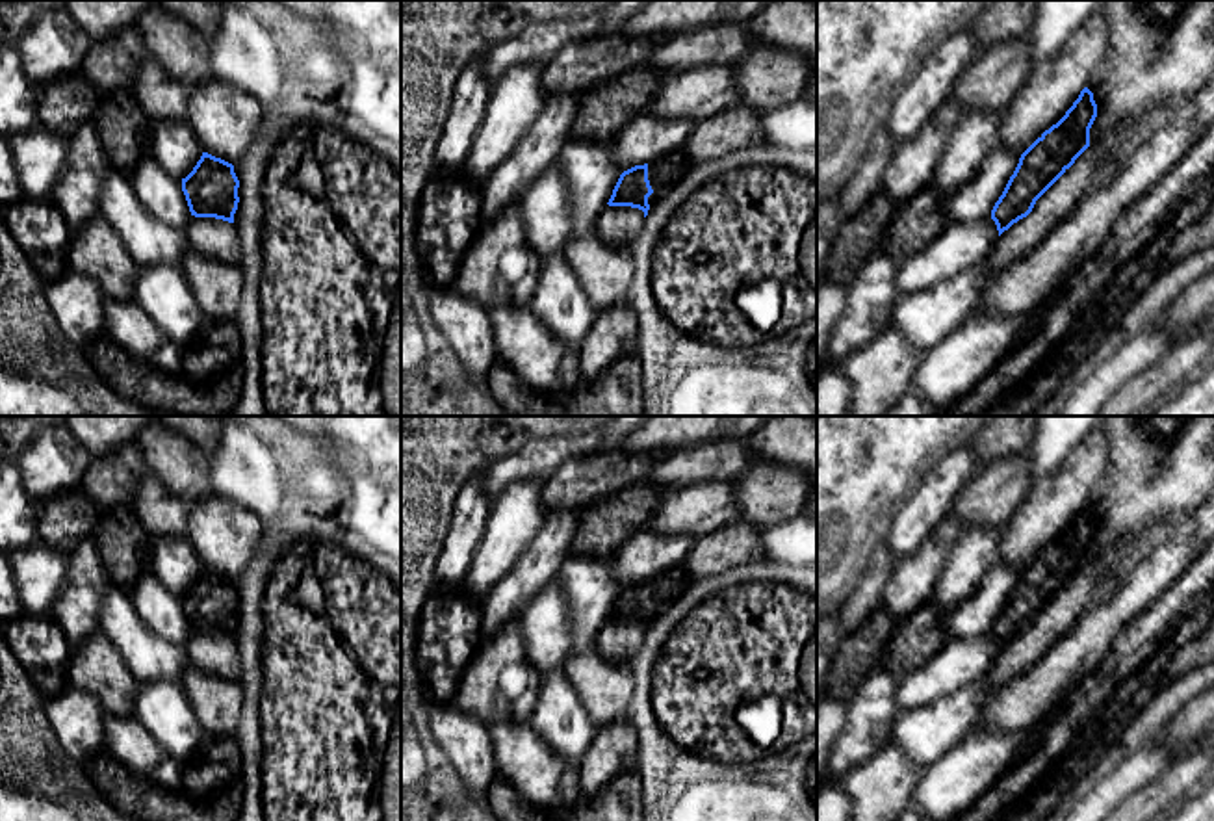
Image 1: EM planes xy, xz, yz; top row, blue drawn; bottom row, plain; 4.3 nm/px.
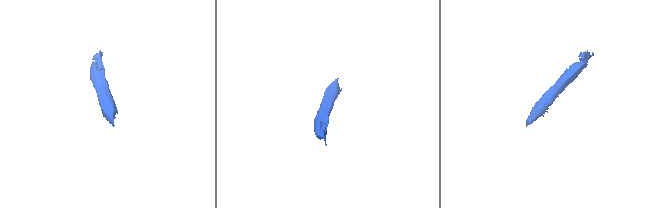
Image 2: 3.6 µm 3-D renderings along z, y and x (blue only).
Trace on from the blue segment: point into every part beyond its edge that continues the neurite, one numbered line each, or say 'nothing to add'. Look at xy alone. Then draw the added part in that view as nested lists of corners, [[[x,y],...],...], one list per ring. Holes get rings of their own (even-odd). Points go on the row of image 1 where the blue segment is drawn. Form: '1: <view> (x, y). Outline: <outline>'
nothing to add

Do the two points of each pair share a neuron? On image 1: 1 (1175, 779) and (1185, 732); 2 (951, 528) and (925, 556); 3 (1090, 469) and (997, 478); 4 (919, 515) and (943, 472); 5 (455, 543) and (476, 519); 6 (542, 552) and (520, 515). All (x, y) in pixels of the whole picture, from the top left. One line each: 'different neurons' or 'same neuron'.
1: different neurons
2: same neuron
3: different neurons
4: same neuron
5: same neuron
6: different neurons

